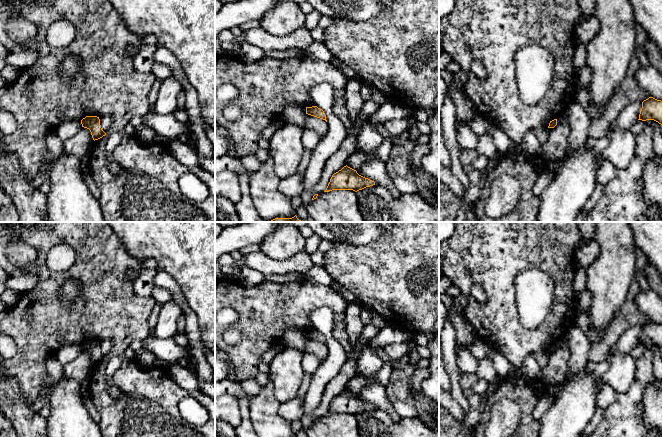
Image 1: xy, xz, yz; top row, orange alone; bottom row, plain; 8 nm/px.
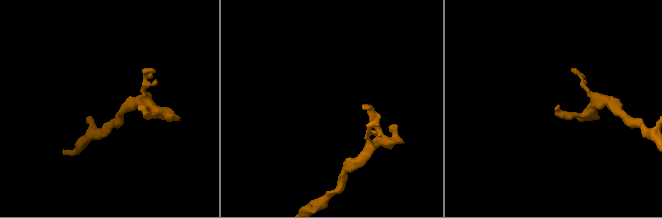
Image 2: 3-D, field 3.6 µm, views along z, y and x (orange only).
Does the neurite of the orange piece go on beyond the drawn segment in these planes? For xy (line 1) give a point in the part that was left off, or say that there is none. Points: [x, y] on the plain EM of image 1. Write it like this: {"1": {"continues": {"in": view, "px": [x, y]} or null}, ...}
{"1": {"continues": null}}

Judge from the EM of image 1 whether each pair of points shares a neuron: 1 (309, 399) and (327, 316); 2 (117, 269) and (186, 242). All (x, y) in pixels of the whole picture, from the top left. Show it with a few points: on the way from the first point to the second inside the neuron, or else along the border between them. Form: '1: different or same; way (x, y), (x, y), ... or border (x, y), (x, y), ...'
1: same; way (320, 378), (333, 364), (333, 345), (330, 337)
2: different; border (122, 244), (131, 255), (142, 262)

